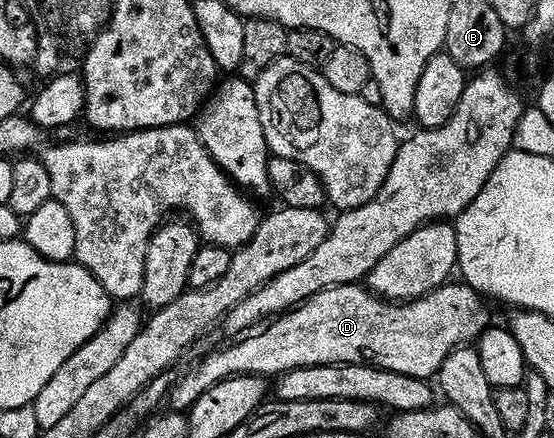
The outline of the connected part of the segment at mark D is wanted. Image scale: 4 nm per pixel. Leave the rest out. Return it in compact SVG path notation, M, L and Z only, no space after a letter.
M450 281L430 295L412 301L383 299L365 285L332 287L274 318L264 329L234 342L234 347L211 352L178 383L176 380L171 407L188 412L207 389L236 375L280 377L287 371L315 365L365 363L429 381L440 372L452 351L476 344L490 329L488 305L481 292L463 281Z

